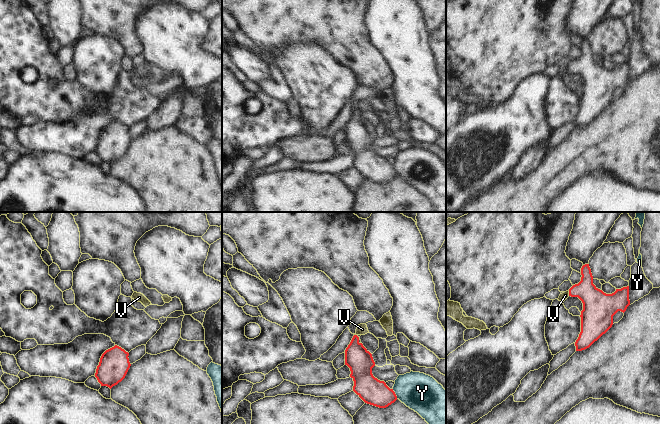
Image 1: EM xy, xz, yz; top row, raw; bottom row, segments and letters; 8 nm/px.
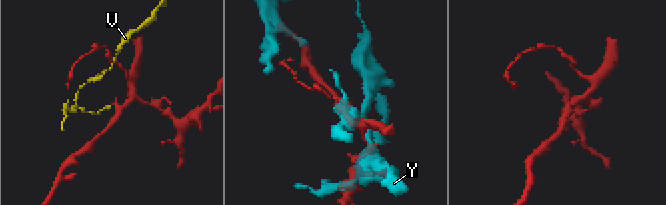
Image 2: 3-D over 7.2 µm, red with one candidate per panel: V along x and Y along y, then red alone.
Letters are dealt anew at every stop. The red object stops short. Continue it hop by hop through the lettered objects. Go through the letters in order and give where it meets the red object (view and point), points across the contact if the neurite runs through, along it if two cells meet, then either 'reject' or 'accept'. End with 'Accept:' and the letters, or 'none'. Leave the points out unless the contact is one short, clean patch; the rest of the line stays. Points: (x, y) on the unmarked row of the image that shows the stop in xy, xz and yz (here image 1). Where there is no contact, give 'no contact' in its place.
V: yz (569, 69) | along yz (568, 67), (569, 71) | reject
Y: xz (395, 170) | reject
Accept: none

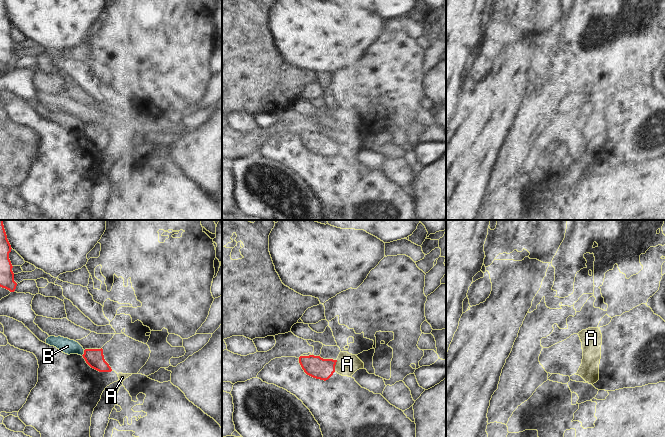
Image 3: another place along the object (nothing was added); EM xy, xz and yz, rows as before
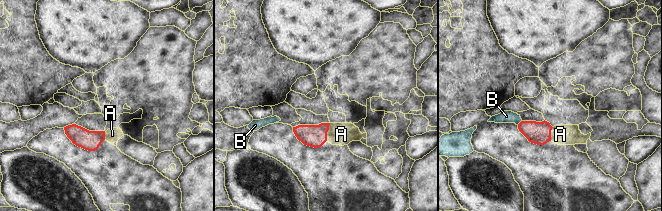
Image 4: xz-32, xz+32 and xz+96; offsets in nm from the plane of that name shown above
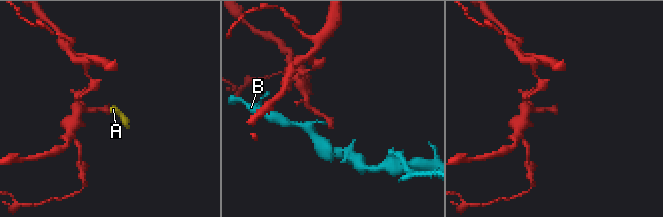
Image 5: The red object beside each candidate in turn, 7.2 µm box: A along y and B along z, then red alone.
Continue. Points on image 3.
A: xz (334, 142) | across xz (315, 142), (334, 142), (347, 140) | accept
B: xy (84, 129) | along xy (84, 126), (81, 131) | reject
Accept: A

